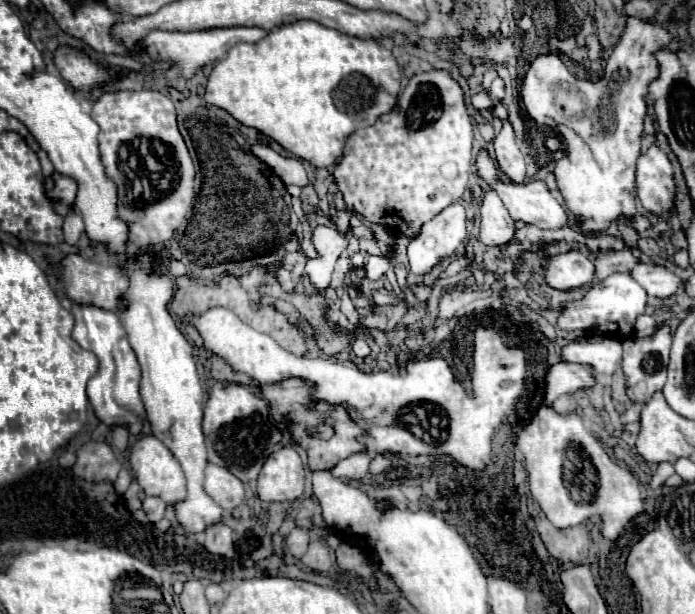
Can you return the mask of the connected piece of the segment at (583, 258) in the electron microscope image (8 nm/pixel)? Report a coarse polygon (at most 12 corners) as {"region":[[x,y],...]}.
{"region":[[580,250],[545,254],[544,284],[554,290],[590,286],[596,274]]}

